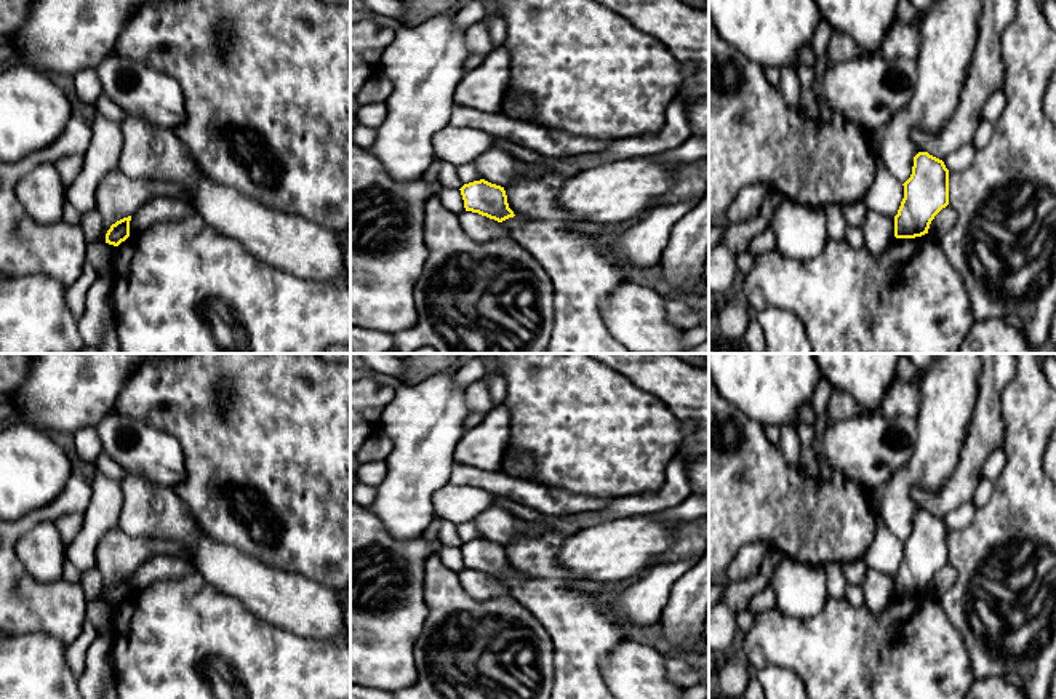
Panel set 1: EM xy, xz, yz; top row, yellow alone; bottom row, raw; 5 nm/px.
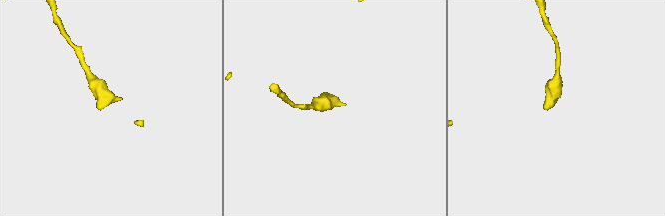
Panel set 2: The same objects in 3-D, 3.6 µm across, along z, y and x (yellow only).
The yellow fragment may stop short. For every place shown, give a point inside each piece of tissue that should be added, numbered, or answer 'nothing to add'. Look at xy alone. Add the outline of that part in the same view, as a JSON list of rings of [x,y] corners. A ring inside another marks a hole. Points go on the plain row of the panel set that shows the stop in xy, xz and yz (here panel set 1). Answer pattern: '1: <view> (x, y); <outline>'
nothing to add

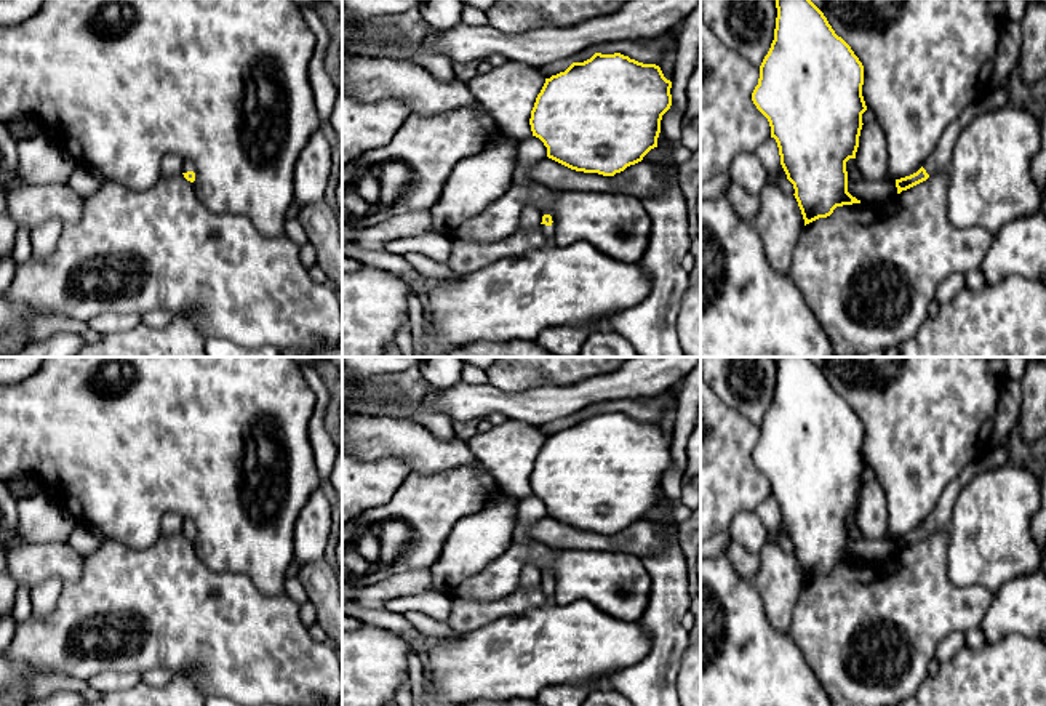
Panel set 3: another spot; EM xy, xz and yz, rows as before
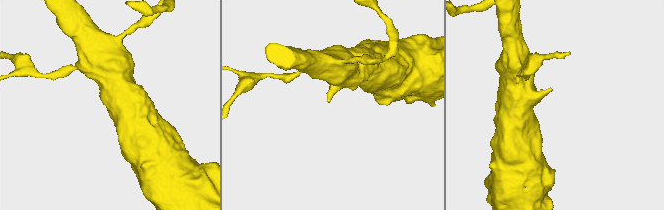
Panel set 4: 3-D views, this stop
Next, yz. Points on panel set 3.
1: yz (992, 457); [[[1009,443],[1004,447],[987,447],[982,455],[971,463],[964,474],[958,479],[952,480],[942,491],[939,503],[932,514],[926,519],[923,527],[928,533],[934,533],[937,530],[948,528],[952,514],[953,514],[953,504],[963,490],[963,487],[976,475],[979,475],[984,471],[1000,467],[1008,464],[1008,455],[1009,455]]]

